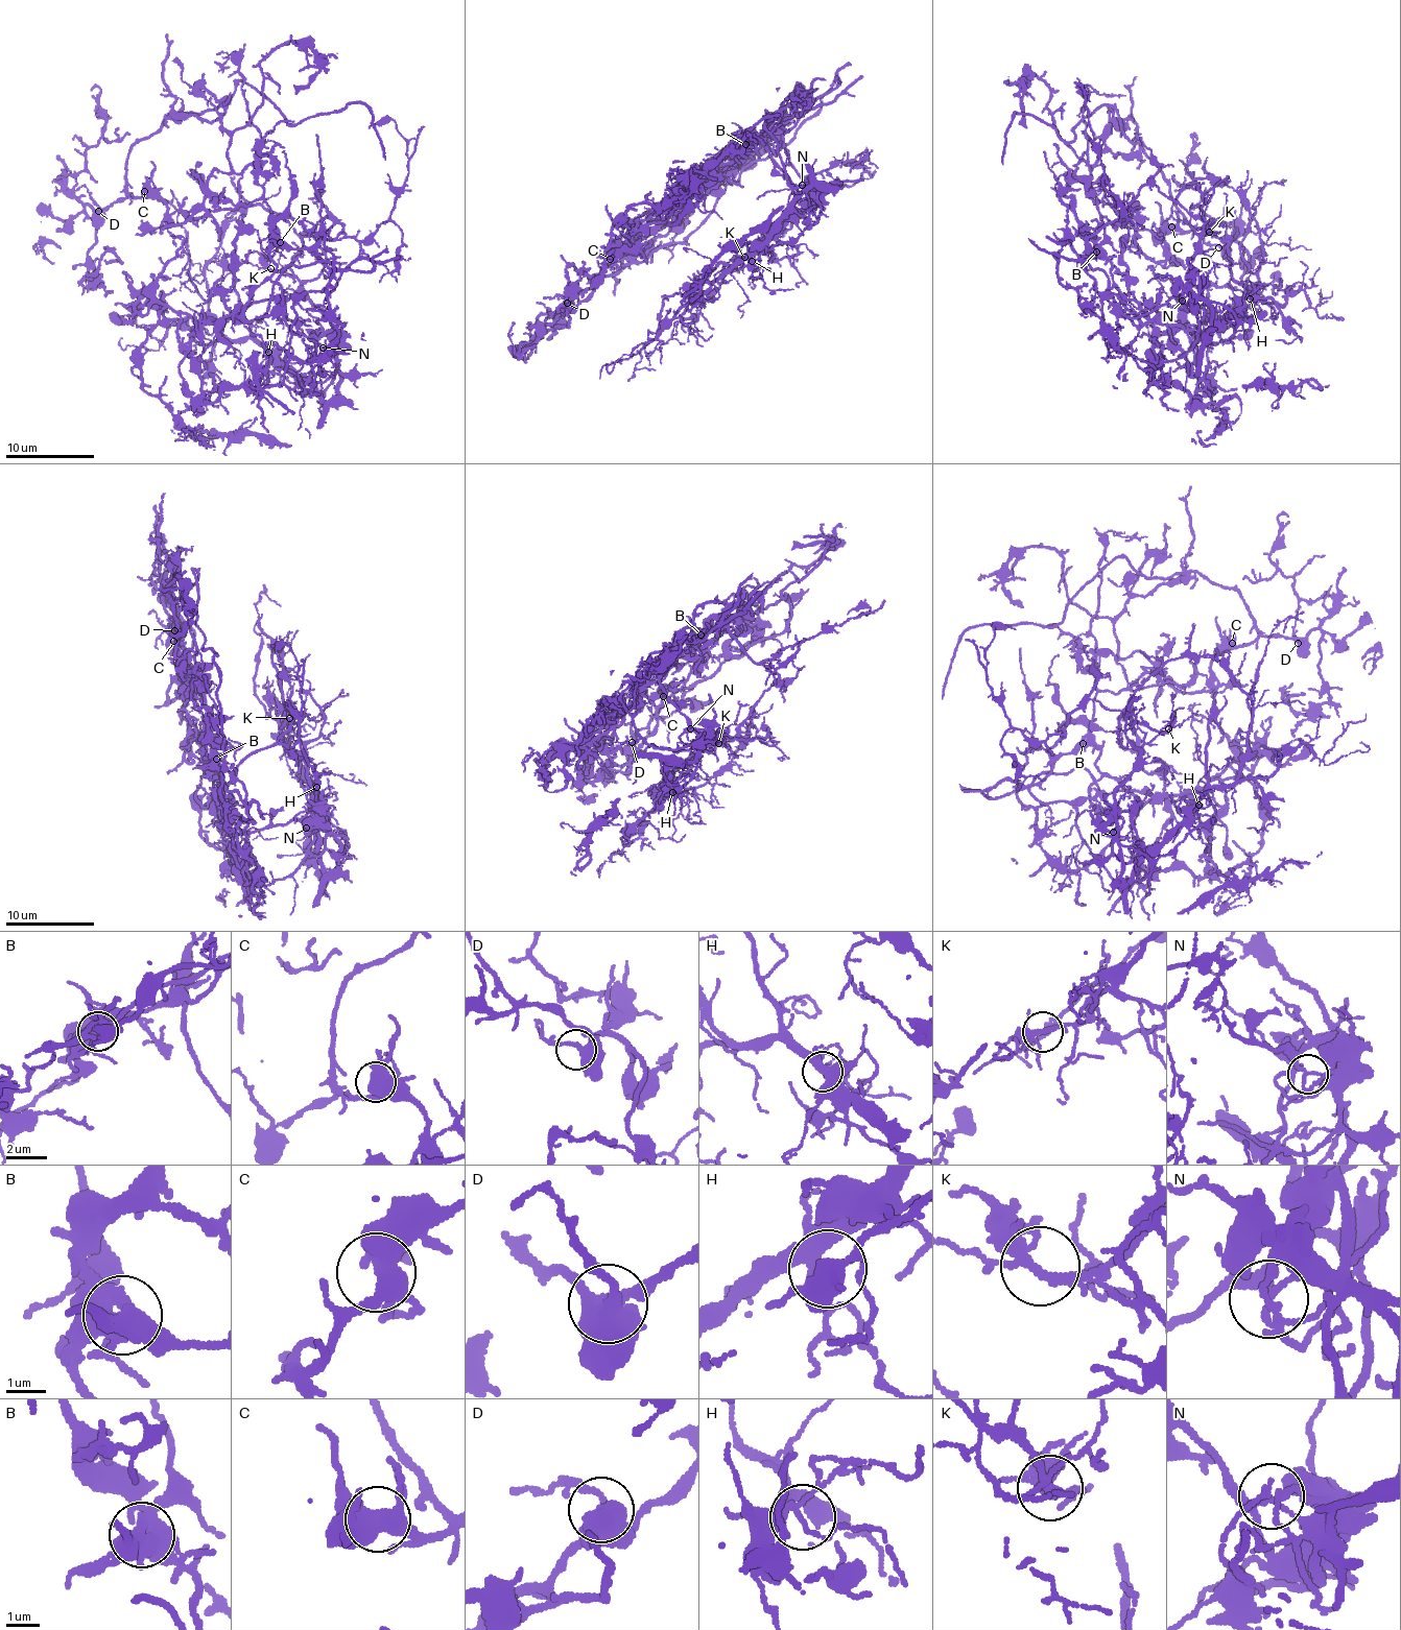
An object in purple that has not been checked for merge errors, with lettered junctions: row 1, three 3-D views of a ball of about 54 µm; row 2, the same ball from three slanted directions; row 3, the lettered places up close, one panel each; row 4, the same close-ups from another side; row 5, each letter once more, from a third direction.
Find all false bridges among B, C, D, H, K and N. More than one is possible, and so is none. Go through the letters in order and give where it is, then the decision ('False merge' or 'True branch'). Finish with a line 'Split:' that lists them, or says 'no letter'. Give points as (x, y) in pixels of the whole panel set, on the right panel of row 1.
B: Place: (1096, 252). False merge
C: Place: (1171, 226). True branch
D: Place: (1218, 247). True branch
H: Place: (1250, 298). True branch
K: Place: (1209, 232). False merge
N: Place: (1182, 301). False merge
Split: B, K, N

